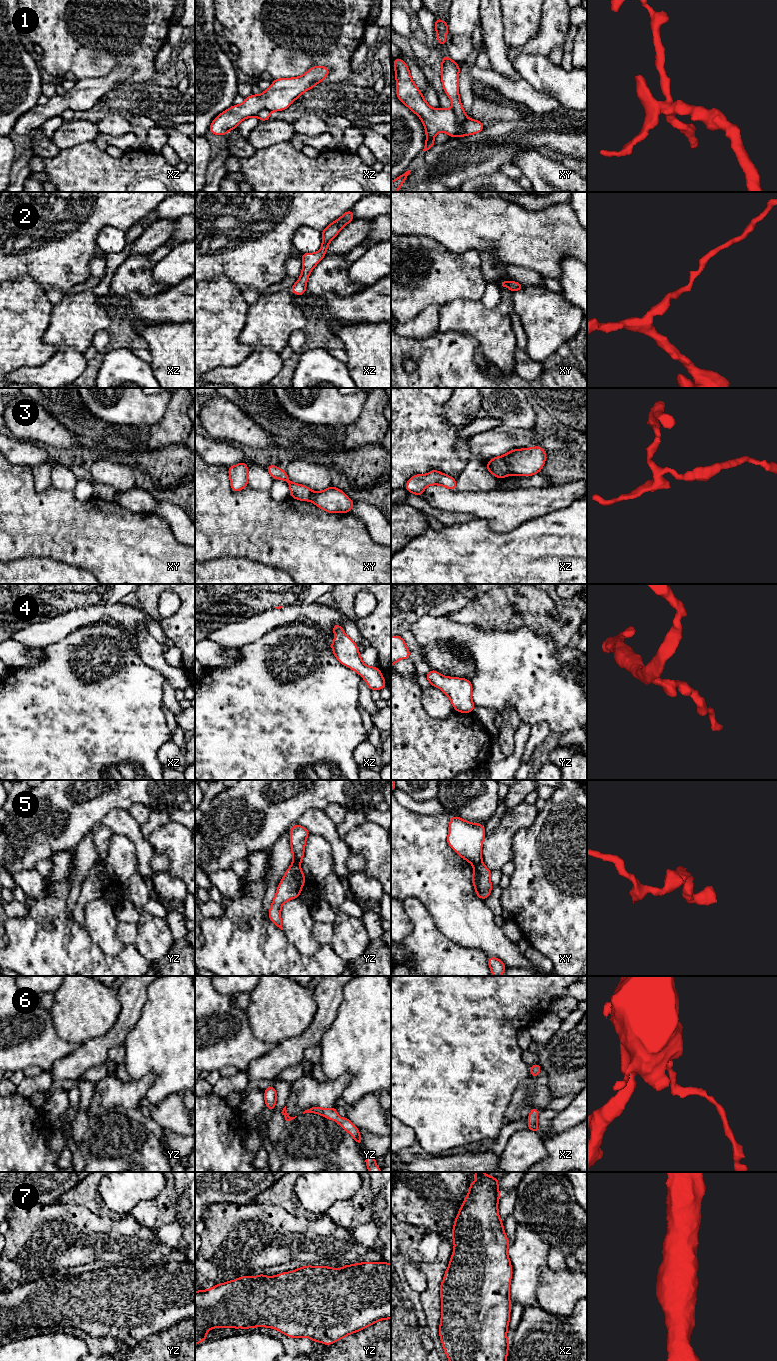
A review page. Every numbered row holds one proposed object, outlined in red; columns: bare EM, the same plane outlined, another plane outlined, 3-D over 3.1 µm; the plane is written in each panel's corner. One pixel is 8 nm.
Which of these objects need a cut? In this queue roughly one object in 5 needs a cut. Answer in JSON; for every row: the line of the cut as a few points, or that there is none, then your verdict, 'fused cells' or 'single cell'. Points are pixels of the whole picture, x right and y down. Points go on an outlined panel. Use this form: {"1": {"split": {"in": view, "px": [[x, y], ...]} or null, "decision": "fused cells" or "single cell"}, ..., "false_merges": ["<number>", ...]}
{"1": {"split": {"in": "xy", "px": [[451, 109], [460, 123], [465, 120]]}, "decision": "fused cells"}, "2": {"split": null, "decision": "single cell"}, "3": {"split": {"in": "xz", "px": [[502, 456], [510, 474]]}, "decision": "fused cells"}, "4": {"split": null, "decision": "single cell"}, "5": {"split": null, "decision": "single cell"}, "6": {"split": null, "decision": "single cell"}, "7": {"split": null, "decision": "single cell"}, "false_merges": ["1", "3"]}

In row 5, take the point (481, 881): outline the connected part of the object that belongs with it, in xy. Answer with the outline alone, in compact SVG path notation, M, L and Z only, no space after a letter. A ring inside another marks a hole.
M457 816L451 817L447 843L460 857L473 865L473 886L476 895L482 900L490 896L493 887L490 881L491 871L482 863L485 836L483 824L470 823Z

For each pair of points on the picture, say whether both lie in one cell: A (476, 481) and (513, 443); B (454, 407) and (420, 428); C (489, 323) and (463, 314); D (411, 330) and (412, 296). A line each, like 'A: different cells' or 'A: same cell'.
A: same cell
B: different cells
C: same cell
D: different cells

